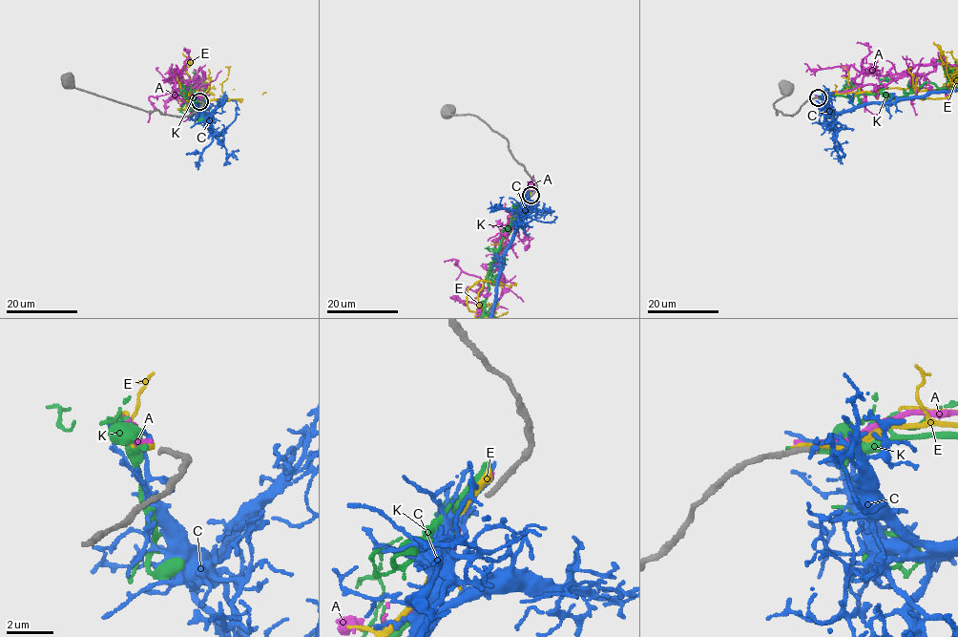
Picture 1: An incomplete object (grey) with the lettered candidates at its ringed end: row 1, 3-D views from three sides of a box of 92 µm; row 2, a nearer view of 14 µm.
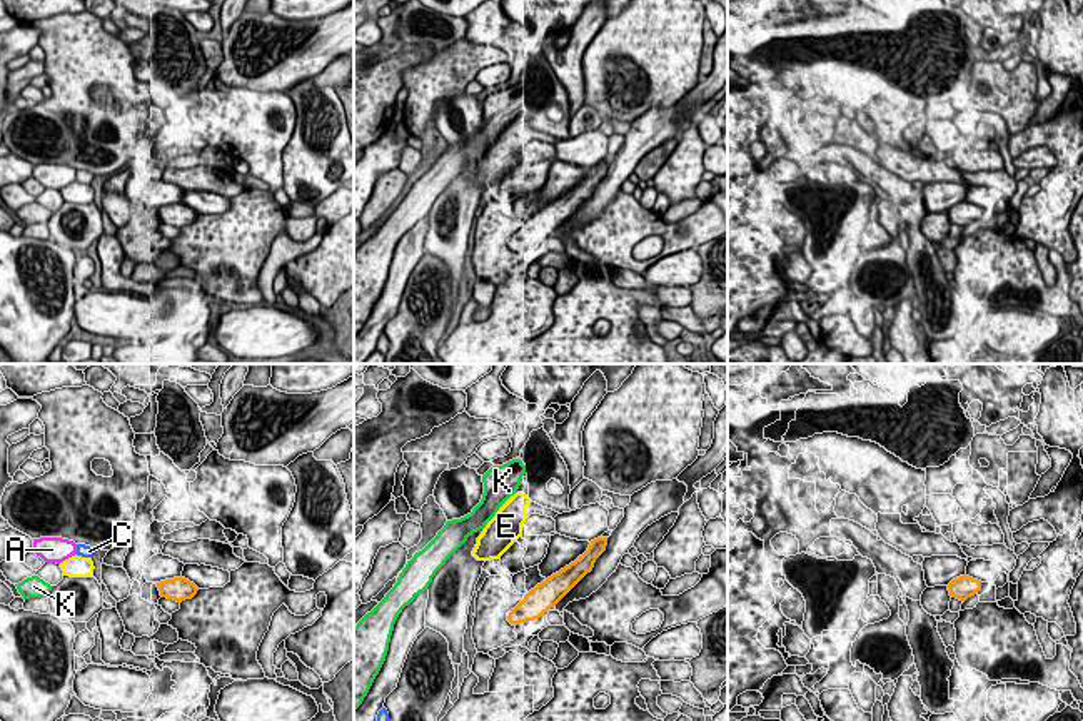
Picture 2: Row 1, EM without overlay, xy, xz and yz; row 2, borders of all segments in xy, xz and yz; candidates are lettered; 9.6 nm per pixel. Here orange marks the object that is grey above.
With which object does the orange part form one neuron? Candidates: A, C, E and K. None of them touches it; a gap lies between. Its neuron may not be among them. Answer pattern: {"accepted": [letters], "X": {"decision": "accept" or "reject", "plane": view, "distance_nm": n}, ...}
{"accepted": ["E"], "A": {"decision": "reject", "plane": "xy", "distance_nm": 850}, "C": {"decision": "reject", "plane": "xy", "distance_nm": 700}, "E": {"decision": "accept", "plane": "xz", "distance_nm": 420}, "K": {"decision": "reject", "plane": "xz", "distance_nm": 750}}

